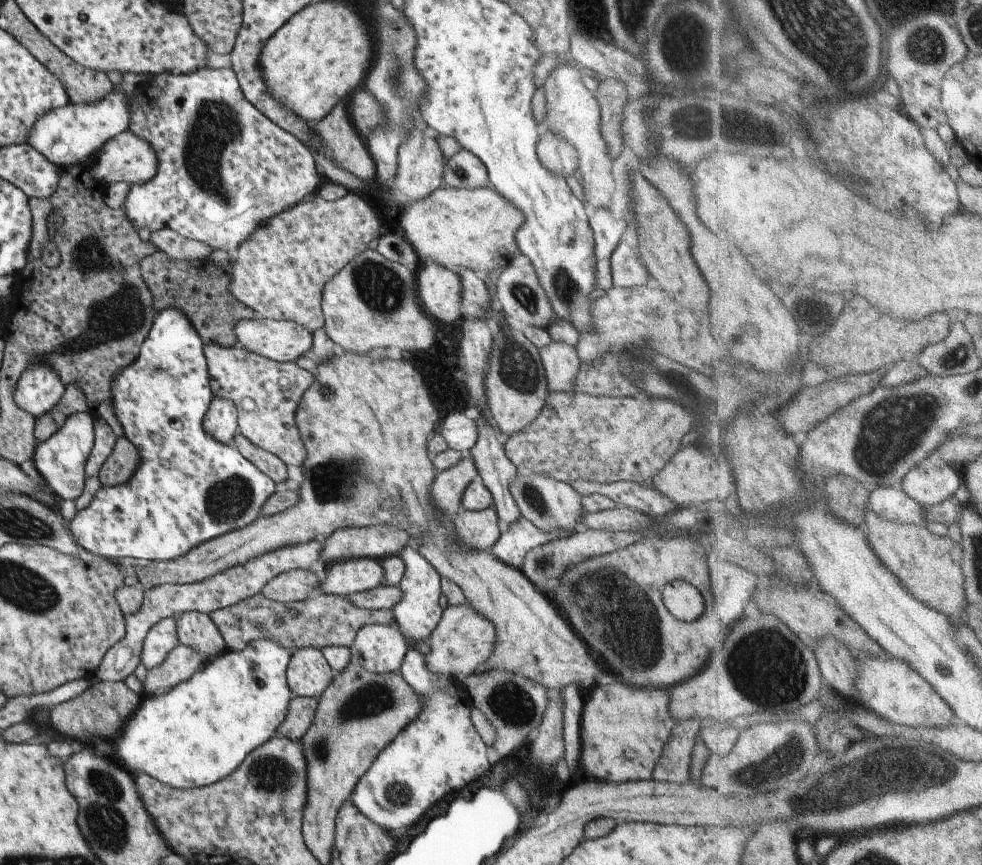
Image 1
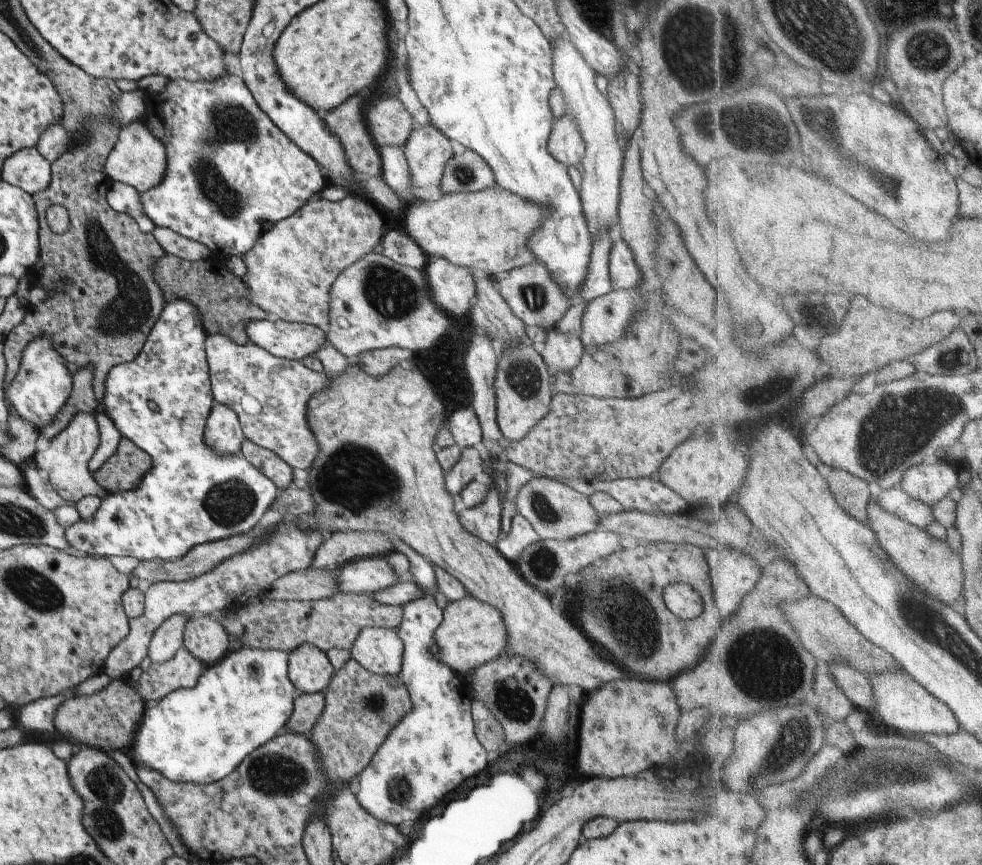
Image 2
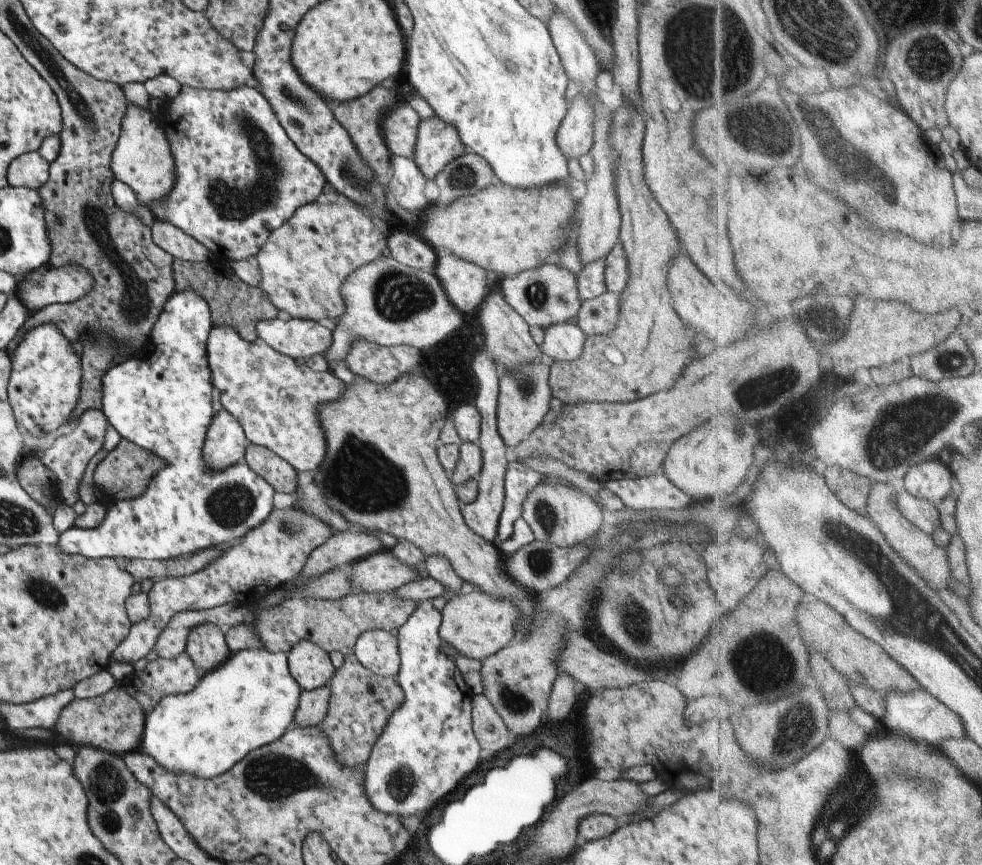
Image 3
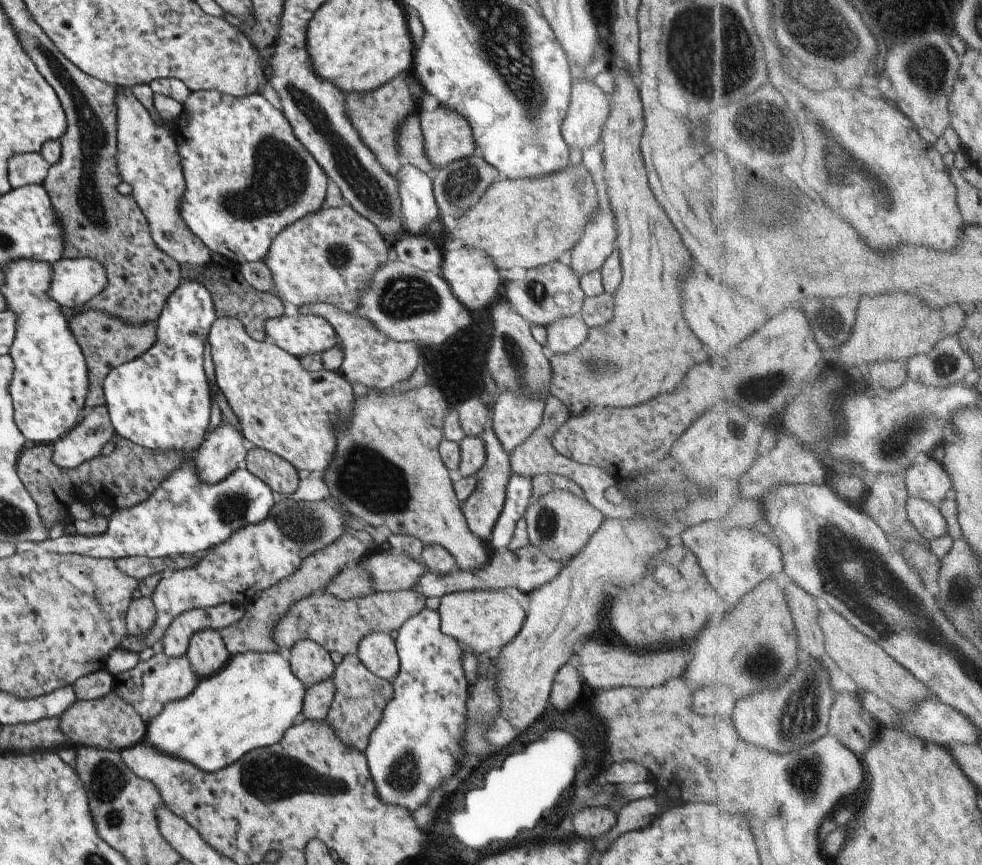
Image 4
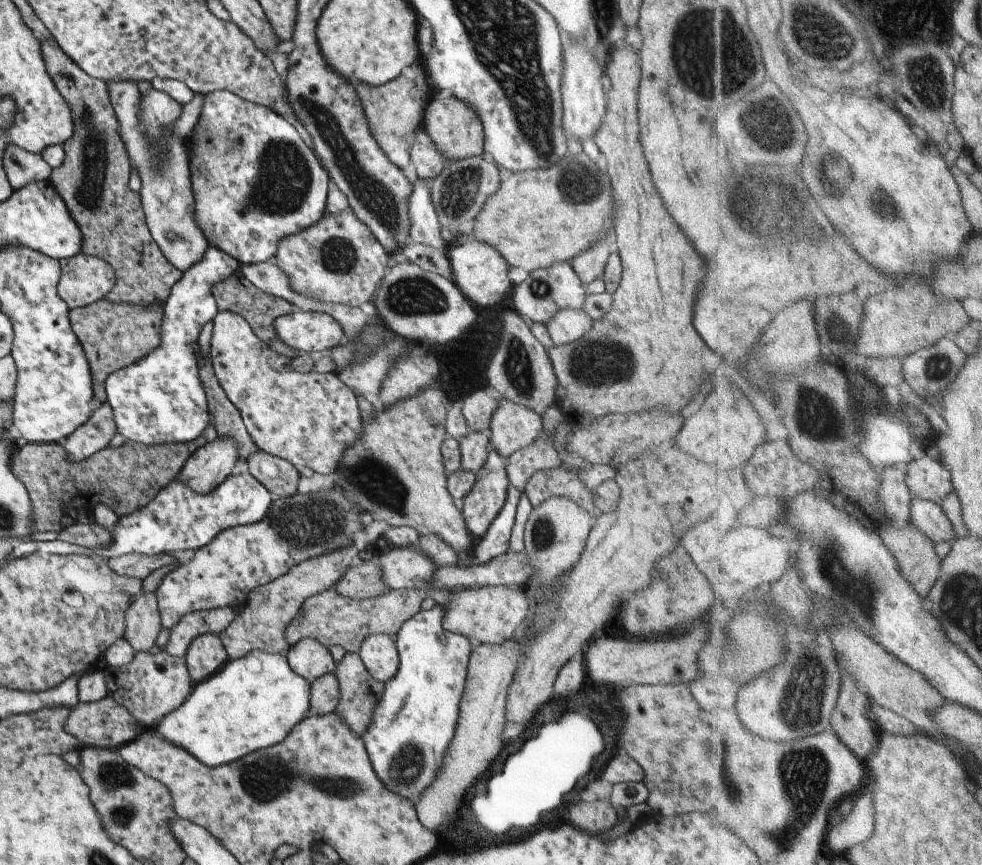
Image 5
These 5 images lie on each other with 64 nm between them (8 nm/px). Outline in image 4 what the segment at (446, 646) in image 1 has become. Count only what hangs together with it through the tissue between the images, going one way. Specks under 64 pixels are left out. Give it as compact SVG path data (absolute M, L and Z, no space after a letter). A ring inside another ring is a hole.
M471 589L455 591L439 597L440 631L453 637L477 658L493 653L511 642L525 618L521 606L507 592L499 589Z

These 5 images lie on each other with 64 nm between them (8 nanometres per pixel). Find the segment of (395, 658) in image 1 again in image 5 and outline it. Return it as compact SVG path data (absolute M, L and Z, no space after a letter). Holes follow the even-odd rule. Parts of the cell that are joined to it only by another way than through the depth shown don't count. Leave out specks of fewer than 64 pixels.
M381 633L366 636L357 654L362 665L377 682L386 683L398 669L398 652L391 638Z

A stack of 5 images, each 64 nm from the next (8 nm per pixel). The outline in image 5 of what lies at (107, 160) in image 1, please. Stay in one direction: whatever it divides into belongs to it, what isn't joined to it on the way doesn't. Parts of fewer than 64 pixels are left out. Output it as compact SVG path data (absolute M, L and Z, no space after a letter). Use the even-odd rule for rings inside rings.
M134 80L107 81L109 102L114 110L119 136L124 144L126 155L140 178L140 199L148 231L161 254L183 272L195 264L206 249L205 235L192 220L192 184L189 178L188 158L180 139L166 136L159 145L151 147L138 124L139 91Z

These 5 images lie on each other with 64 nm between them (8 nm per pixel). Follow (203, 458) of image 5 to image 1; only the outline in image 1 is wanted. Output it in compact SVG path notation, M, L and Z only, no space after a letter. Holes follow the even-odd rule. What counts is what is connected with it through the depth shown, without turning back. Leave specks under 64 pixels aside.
M221 396L211 398L202 421L205 434L221 444L232 445L233 438L238 431L236 422L236 409L231 400Z

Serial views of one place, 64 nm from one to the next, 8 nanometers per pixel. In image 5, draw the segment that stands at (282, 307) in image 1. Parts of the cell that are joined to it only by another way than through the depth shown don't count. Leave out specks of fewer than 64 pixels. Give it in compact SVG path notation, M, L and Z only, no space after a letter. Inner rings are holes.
M349 209L337 216L325 214L312 227L280 240L272 261L288 276L295 292L315 300L361 306L374 296L388 255Z

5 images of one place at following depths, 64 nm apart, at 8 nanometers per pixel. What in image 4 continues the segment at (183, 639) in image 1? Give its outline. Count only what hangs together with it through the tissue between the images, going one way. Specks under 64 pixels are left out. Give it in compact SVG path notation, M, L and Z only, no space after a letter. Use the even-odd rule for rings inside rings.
M211 629L191 635L184 655L199 679L217 672L229 659L218 631Z

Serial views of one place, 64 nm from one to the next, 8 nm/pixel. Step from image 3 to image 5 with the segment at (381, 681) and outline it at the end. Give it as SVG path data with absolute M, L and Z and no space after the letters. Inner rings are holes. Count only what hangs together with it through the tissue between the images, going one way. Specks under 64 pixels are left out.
M356 652L344 654L336 665L334 675L340 697L333 711L361 736L370 721L374 704L380 699L384 684L371 678Z

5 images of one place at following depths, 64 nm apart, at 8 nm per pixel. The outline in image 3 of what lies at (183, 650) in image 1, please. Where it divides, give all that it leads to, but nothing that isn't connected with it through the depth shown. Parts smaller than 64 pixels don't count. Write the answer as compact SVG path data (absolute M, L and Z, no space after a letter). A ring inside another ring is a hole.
M183 651L181 654L169 660L163 660L161 657L149 660L149 662L146 662L143 670L138 672L132 671L131 674L117 681L117 684L139 703L143 714L147 714L151 712L156 704L165 696L191 692L198 683L201 674L202 673L195 668L195 664L193 664L191 658Z

